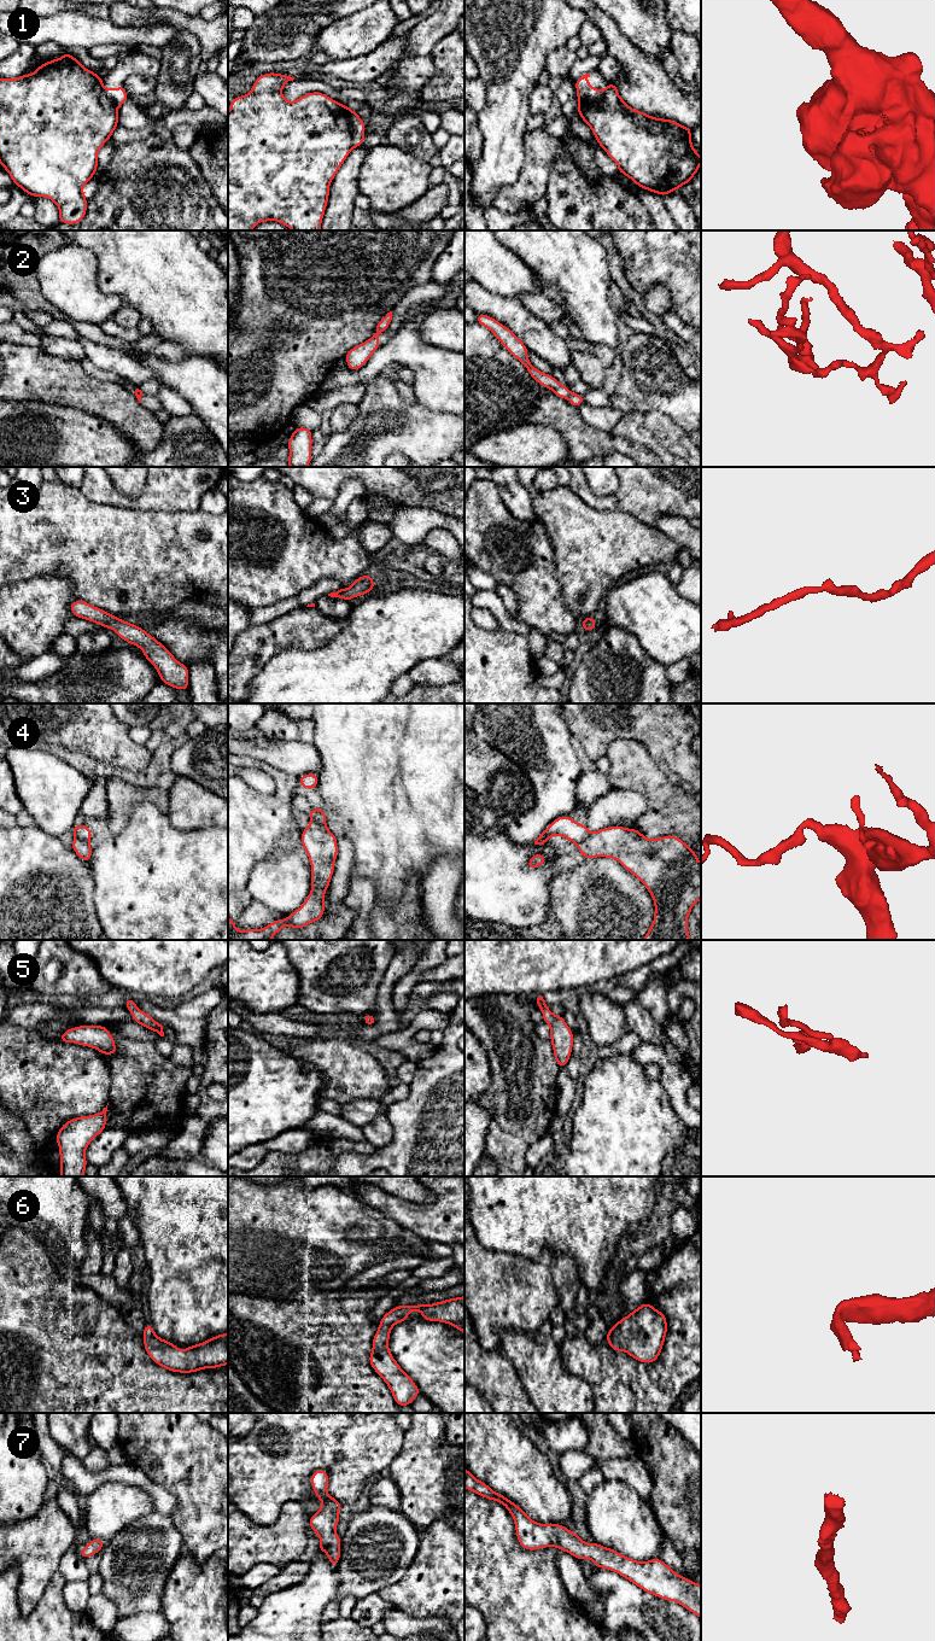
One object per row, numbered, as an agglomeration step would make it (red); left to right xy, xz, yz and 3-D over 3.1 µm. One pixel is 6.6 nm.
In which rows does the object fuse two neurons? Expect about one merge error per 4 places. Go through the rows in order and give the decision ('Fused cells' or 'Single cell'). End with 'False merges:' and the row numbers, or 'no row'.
1: Fused cells
2: Fused cells
3: Single cell
4: Fused cells
5: Single cell
6: Single cell
7: Single cell
False merges: 1, 2, 4

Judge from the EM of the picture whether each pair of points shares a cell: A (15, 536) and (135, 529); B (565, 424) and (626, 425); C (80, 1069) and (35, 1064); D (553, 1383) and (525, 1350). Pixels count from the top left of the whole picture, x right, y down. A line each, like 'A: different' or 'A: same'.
A: same
B: different
C: same
D: same

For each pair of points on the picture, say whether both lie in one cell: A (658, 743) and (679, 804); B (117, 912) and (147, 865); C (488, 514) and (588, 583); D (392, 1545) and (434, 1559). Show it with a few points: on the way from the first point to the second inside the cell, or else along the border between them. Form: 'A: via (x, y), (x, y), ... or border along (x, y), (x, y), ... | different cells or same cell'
A: border along (654, 759), (659, 769), (672, 782), (688, 792) | different cells
B: via (129, 900), (147, 882), (147, 877) | same cell
C: border along (547, 532), (553, 548), (554, 576), (561, 588) | different cells
D: border along (420, 1534), (418, 1552), (402, 1578) | different cells

